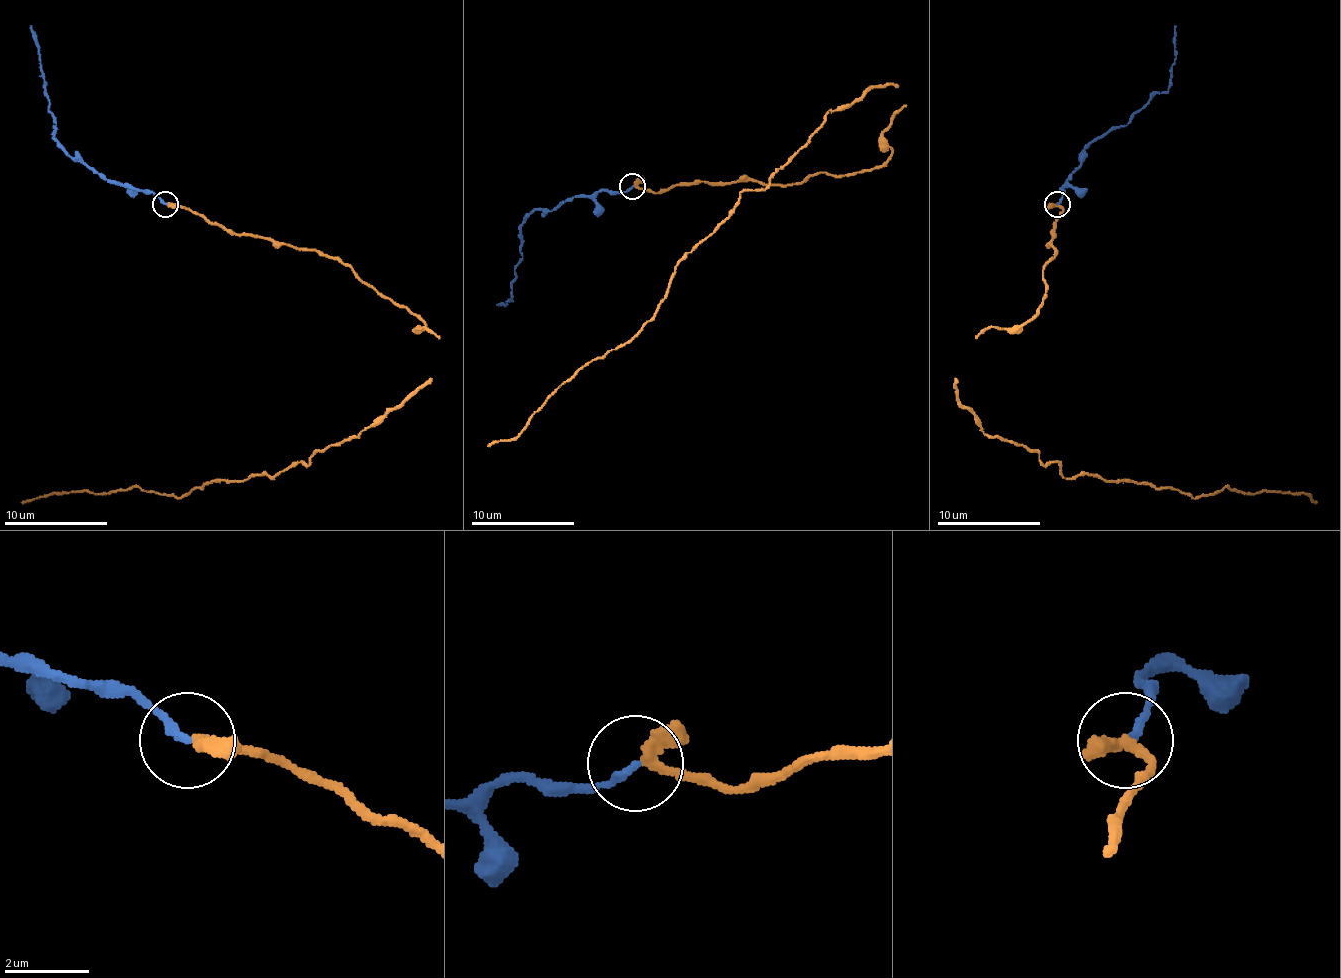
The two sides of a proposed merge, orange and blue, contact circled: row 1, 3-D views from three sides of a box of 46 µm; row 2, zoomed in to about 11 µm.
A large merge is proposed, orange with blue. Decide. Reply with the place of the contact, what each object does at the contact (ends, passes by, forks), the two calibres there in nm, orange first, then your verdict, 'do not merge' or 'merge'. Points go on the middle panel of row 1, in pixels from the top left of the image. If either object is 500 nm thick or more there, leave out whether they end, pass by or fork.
place (632, 186); orange passes by; blue ends; calibres 260 and 190 nm; merge

